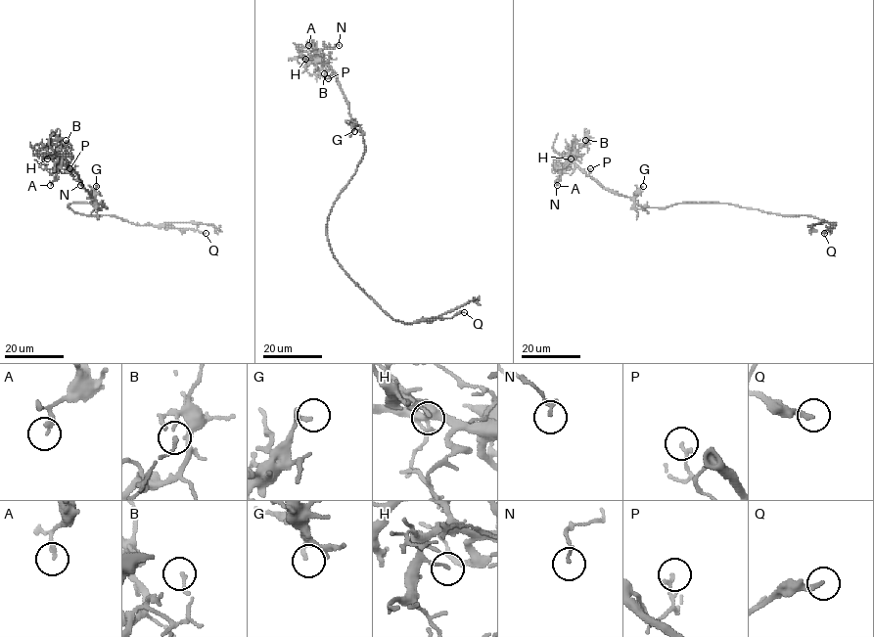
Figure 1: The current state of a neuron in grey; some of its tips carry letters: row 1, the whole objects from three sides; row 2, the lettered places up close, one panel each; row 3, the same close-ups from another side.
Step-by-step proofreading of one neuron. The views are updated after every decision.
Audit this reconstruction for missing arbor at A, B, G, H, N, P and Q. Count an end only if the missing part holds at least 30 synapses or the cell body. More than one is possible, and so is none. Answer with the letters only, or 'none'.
none

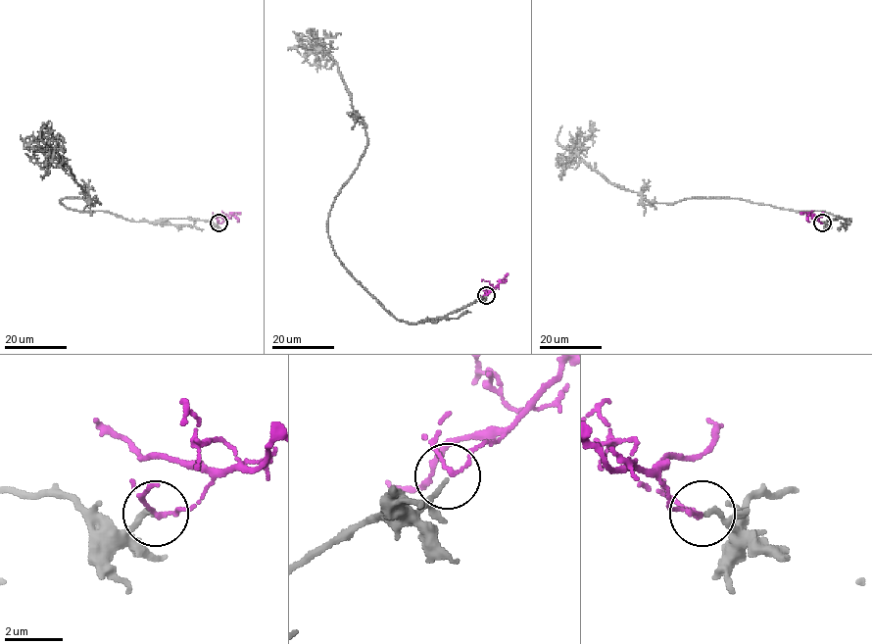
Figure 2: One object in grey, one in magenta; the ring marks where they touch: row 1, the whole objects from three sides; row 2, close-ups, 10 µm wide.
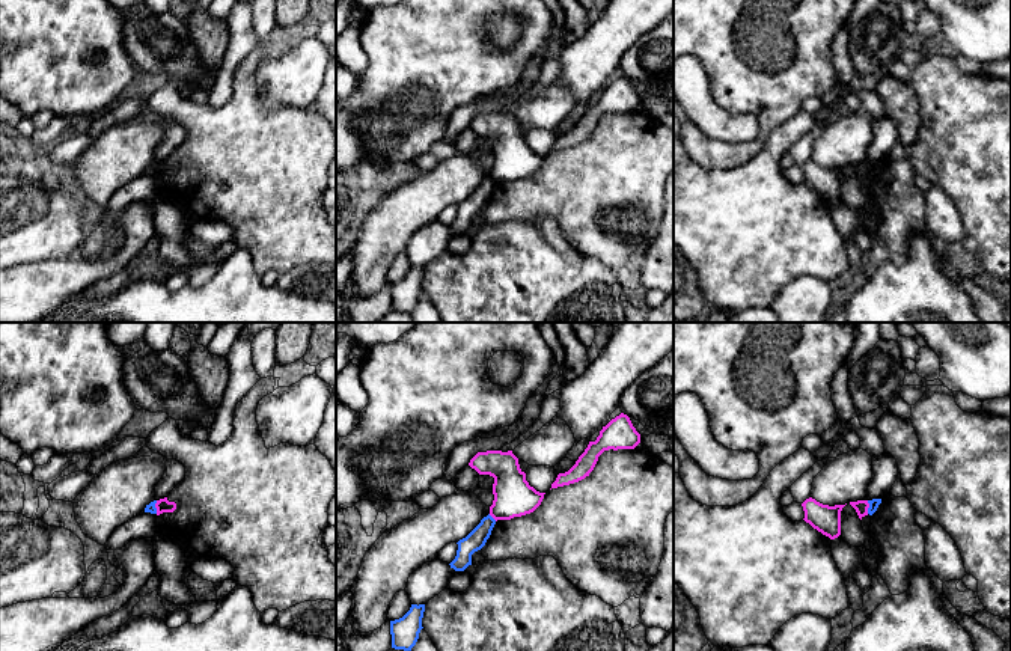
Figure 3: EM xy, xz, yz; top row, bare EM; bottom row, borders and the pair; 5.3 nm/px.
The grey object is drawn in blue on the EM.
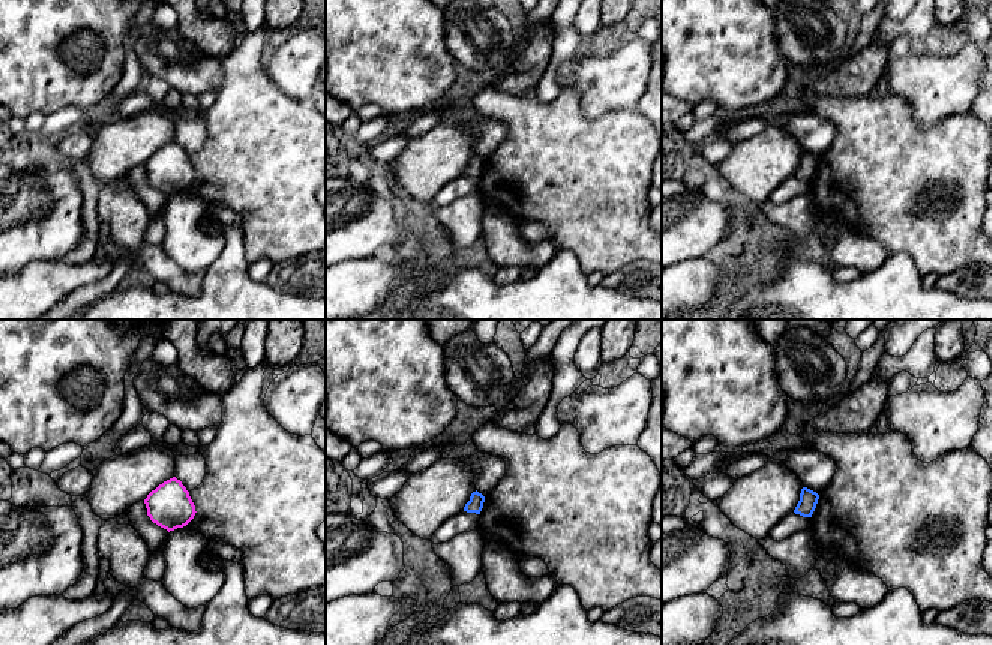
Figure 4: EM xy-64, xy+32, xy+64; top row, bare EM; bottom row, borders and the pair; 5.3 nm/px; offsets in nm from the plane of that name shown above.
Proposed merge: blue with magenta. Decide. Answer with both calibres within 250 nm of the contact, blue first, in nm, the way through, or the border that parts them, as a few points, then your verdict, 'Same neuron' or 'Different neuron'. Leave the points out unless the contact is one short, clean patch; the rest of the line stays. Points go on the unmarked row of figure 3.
Thickness 50 nm (blue) against 70 nm. Boundary: yz (867, 163), (868, 175). Different neuron

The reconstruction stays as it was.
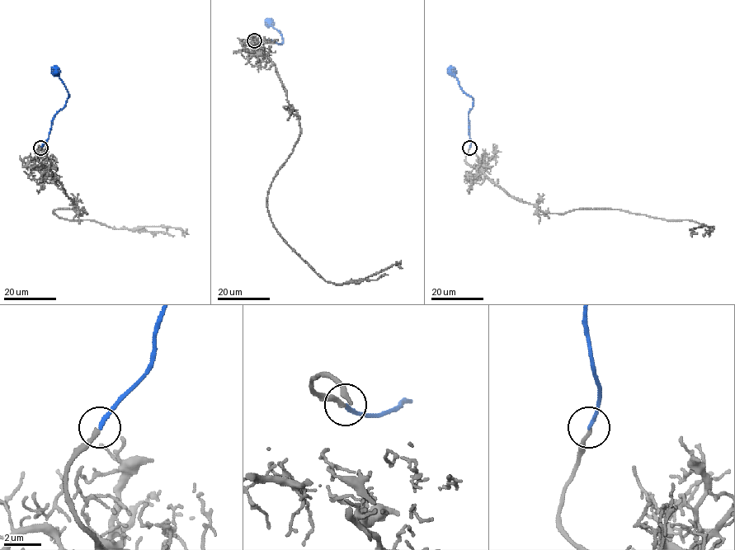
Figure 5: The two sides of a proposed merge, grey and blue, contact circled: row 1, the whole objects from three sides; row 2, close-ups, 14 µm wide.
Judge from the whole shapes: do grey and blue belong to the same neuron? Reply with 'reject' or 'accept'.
accept

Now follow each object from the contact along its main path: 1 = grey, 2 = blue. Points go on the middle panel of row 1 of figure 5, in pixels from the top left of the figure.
1: (255, 40), (275, 66), (300, 134), (269, 190), (273, 226), (326, 281), (353, 282), (402, 268)
2: (255, 40), (274, 40), (279, 44), (283, 41), (280, 34), (269, 23)

